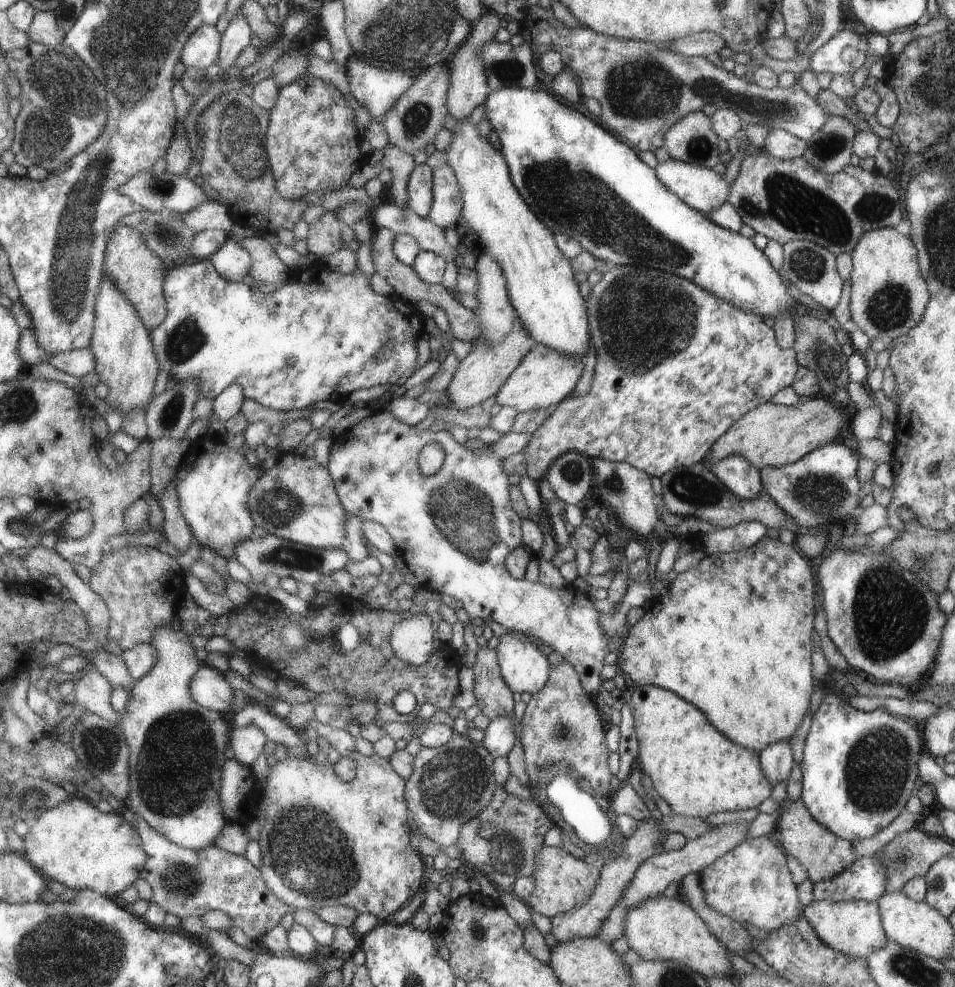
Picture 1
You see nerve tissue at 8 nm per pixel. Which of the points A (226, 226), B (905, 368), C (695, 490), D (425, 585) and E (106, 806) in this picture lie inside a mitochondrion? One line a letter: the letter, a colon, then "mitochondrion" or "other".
A: other
B: other
C: mitochondrion
D: other
E: other

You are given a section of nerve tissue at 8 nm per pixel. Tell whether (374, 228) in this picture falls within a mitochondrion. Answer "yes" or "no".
no

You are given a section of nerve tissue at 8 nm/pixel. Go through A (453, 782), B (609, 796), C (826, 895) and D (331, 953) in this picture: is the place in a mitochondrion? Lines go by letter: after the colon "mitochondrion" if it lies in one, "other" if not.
A: mitochondrion
B: other
C: other
D: other

